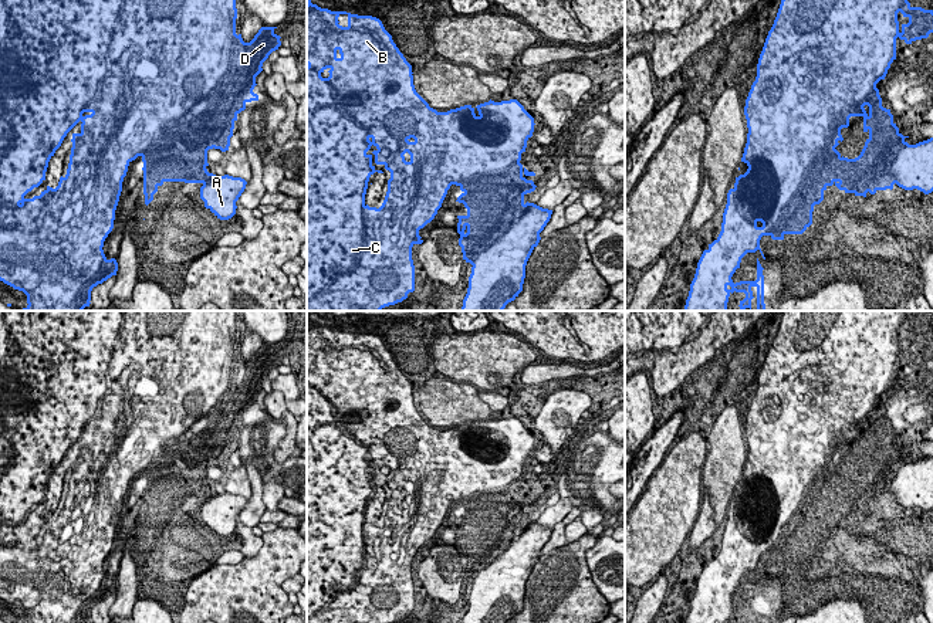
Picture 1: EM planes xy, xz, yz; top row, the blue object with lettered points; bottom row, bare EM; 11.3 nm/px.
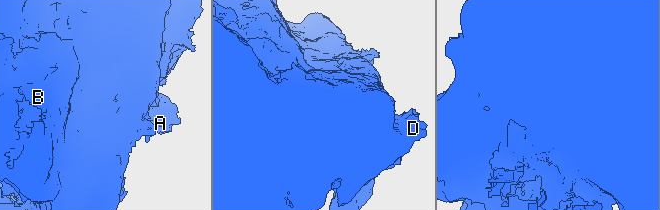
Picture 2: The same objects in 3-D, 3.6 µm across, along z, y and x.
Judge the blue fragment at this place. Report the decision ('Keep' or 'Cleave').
Cleave

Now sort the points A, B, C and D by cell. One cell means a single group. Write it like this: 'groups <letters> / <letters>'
groups A / B C D

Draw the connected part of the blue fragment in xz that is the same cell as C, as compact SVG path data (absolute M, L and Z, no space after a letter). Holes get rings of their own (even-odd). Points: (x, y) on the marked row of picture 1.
M307 3L307 311L381 311L385 307L395 305L408 298L415 291L415 265L412 260L412 247L422 244L419 230L430 223L447 194L452 184L463 192L456 202L467 209L466 216L457 216L457 233L464 234L466 226L473 220L474 207L479 196L483 200L518 202L527 193L535 190L533 180L527 176L535 176L521 163L521 153L525 152L527 140L534 132L534 118L524 109L517 99L494 102L489 101L473 108L464 105L447 112L437 112L416 92L413 85L412 65L406 61L385 30L382 21L372 16L358 16L347 11L331 11ZM372 163L383 165L391 172L388 192L379 209L369 207L365 203L369 177L378 172Z

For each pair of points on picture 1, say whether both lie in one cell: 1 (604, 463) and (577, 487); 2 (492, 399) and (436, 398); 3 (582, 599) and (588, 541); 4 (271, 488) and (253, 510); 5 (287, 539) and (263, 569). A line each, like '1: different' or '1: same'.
1: same
2: different
3: same
4: different
5: same

